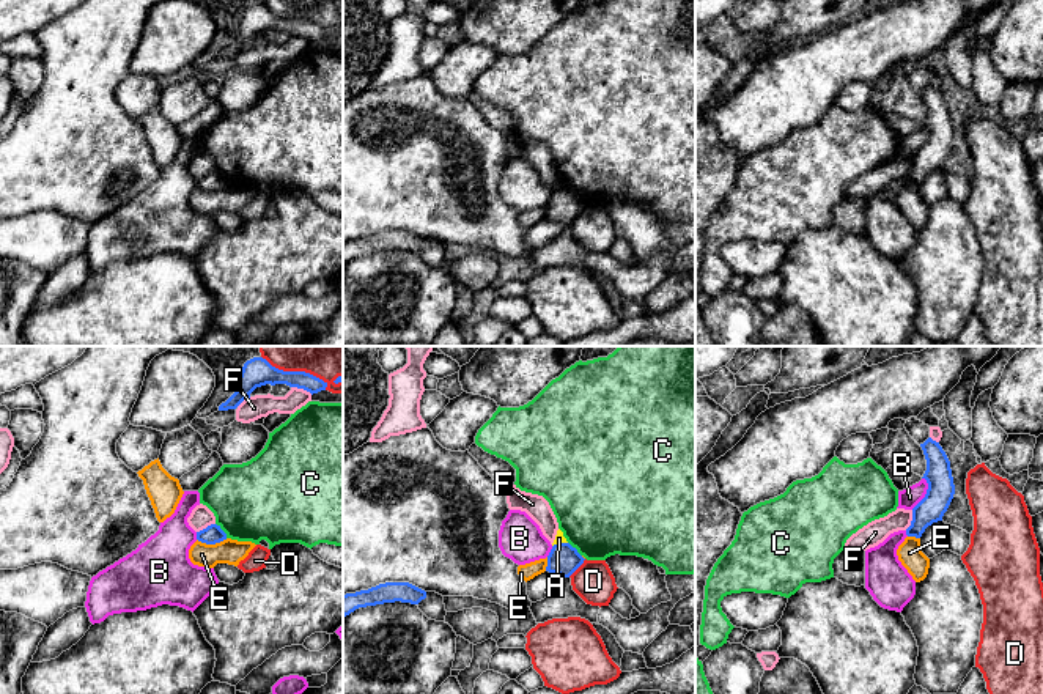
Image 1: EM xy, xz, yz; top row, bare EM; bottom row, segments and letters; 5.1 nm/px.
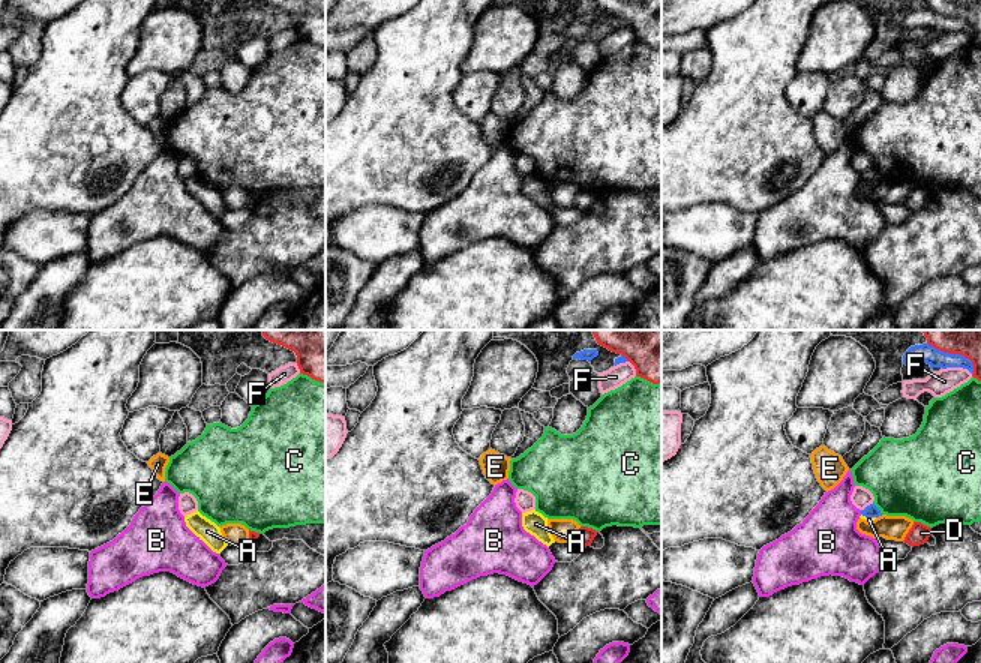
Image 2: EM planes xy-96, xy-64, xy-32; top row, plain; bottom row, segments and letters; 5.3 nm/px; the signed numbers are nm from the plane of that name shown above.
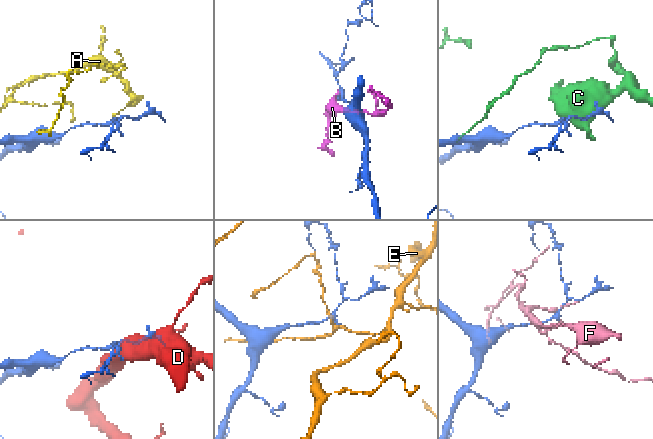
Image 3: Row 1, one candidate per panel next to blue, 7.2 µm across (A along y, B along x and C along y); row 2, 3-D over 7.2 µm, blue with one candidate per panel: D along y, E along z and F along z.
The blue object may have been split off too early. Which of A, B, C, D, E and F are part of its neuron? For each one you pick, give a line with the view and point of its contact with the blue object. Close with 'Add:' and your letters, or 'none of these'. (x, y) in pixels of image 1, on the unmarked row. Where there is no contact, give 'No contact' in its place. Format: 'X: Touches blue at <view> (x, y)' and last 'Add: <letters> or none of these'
Add: none of these

